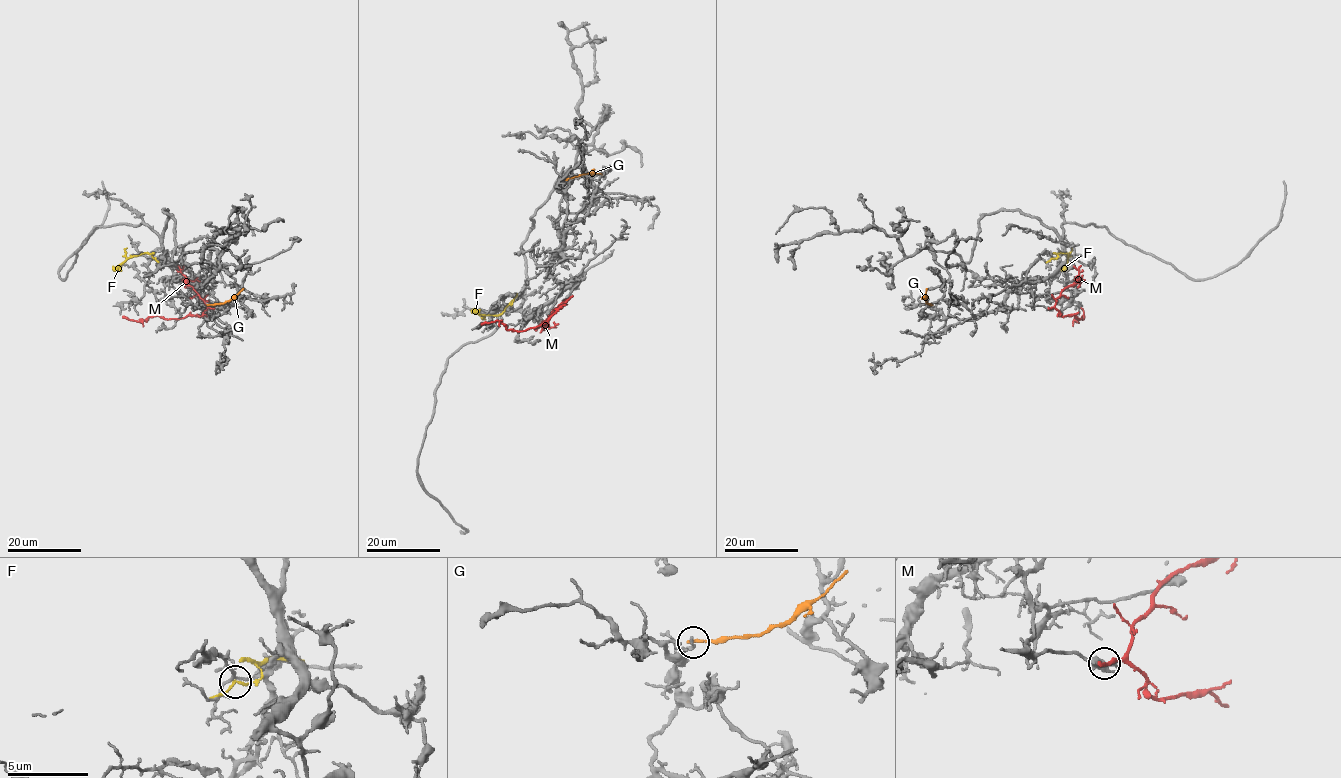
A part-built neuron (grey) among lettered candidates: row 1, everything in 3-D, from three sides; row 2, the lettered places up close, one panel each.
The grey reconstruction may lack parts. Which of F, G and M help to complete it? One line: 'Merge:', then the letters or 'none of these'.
Merge: none of these

